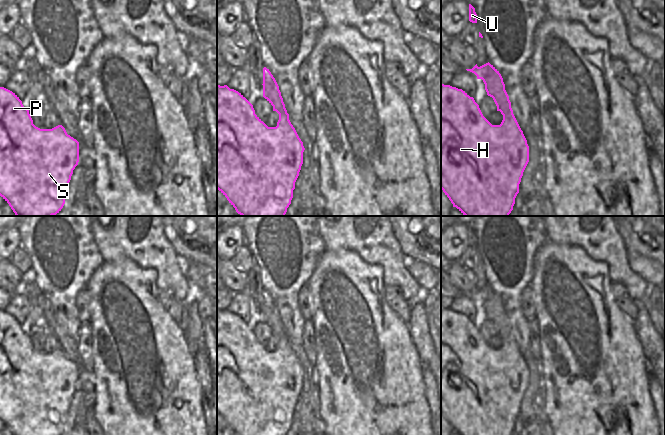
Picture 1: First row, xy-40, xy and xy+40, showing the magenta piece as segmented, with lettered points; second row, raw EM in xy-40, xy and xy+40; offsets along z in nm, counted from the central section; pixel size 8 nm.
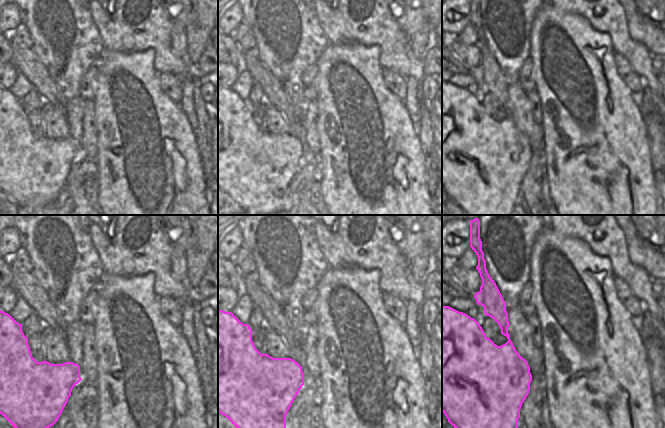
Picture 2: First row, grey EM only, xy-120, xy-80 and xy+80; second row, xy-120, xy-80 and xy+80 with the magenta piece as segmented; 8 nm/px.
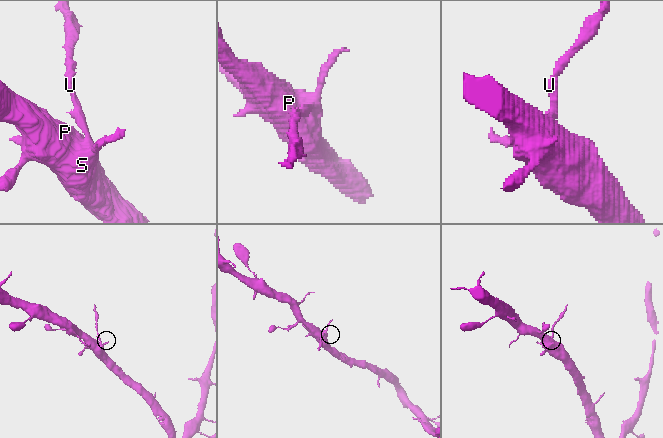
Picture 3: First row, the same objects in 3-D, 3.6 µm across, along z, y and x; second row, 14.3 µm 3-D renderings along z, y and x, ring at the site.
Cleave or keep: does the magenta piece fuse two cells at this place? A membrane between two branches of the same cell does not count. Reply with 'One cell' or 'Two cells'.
Two cells.

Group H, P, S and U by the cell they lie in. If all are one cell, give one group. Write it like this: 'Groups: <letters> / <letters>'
Groups: H P S / U.

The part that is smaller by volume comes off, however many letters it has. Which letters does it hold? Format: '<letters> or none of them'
U

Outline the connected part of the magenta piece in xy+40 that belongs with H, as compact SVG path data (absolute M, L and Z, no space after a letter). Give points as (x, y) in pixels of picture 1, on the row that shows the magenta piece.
M441 83L441 189L464 216L509 216L519 193L519 184L529 162L529 146L513 113L503 115L500 125L492 125L482 114L479 105L462 89Z

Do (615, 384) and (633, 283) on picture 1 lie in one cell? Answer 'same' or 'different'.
different

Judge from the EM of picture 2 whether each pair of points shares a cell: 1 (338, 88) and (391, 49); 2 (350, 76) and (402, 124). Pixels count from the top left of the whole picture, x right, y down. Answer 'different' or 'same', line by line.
1: different
2: same

